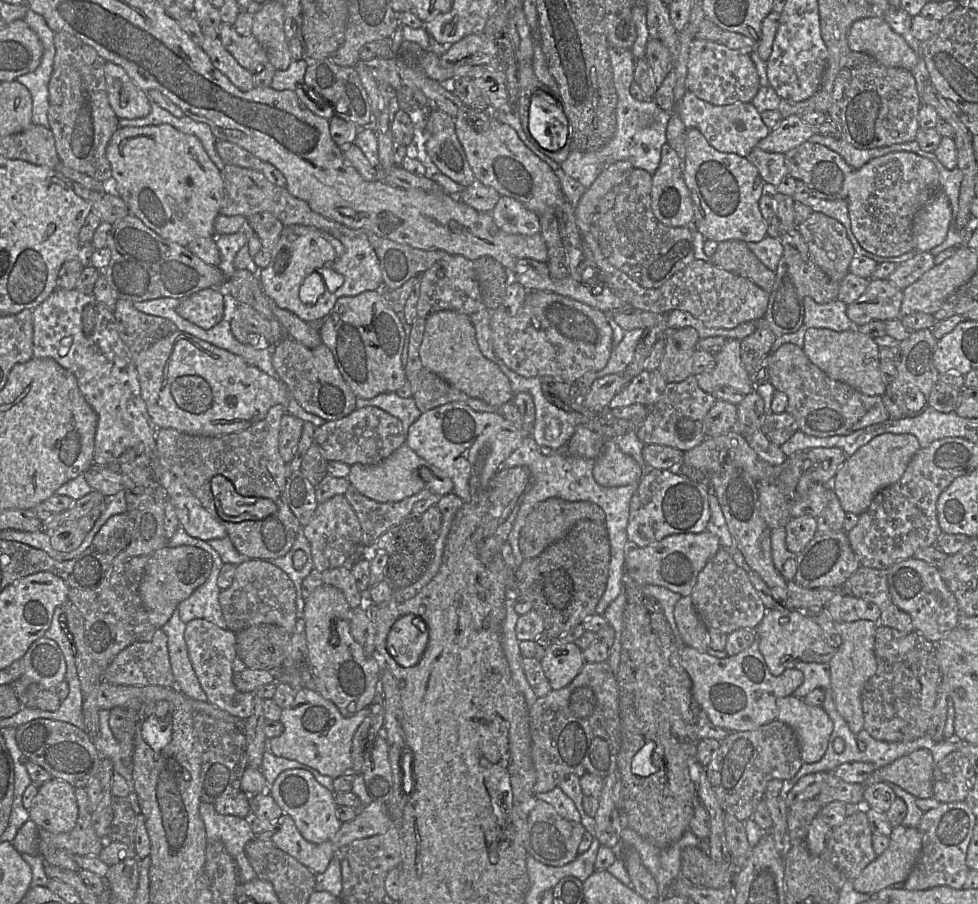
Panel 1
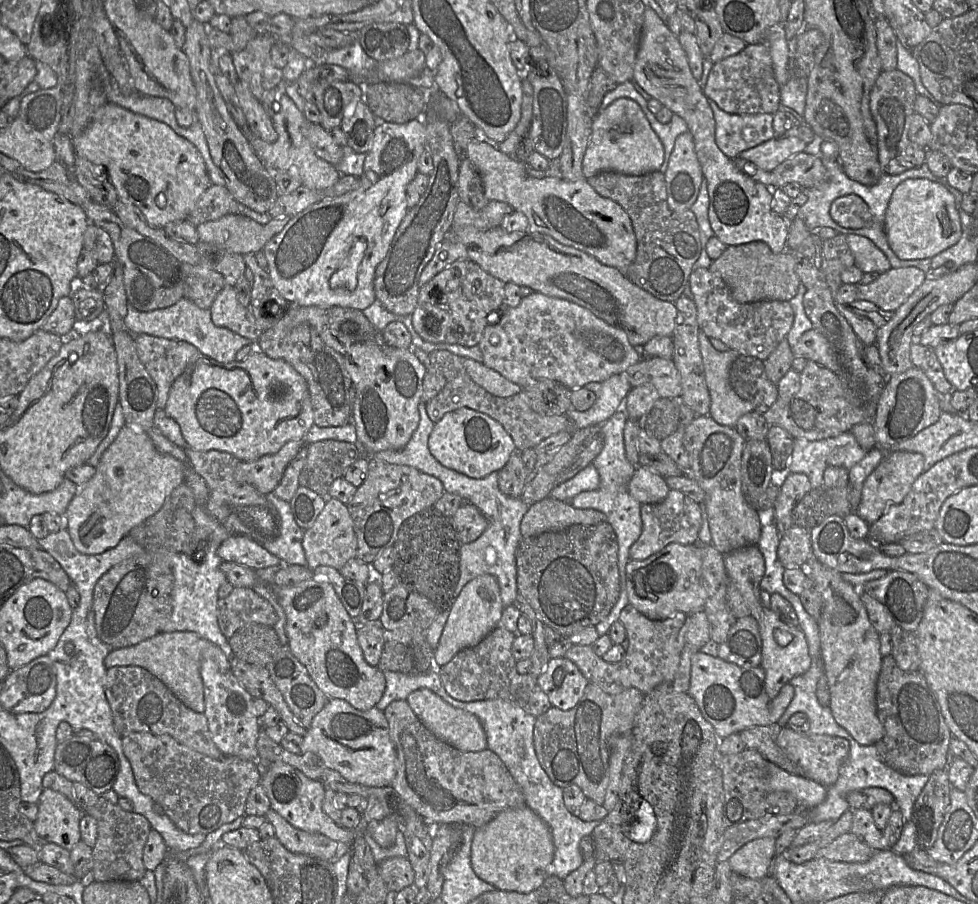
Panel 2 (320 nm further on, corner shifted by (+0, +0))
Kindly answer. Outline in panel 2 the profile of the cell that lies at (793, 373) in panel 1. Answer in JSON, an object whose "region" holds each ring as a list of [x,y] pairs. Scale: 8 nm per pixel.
{"region":[[[812,360],[800,373],[799,391],[790,397],[778,397],[763,416],[769,426],[780,426],[794,438],[810,441],[836,437],[865,422],[864,412],[847,400],[838,375]]]}

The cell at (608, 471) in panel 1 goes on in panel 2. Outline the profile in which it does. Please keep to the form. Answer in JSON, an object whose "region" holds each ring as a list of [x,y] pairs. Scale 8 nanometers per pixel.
{"region":[[[639,465],[628,484],[628,491],[640,504],[654,504],[662,502],[670,488],[660,474],[649,467]]]}

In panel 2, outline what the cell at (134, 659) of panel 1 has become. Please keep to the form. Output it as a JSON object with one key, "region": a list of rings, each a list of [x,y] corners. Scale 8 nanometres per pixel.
{"region":[[[138,666],[107,669],[105,694],[112,711],[115,730],[121,737],[132,732],[167,734],[180,744],[212,759],[225,757],[212,740],[205,714],[185,706],[163,682],[146,669]]]}

